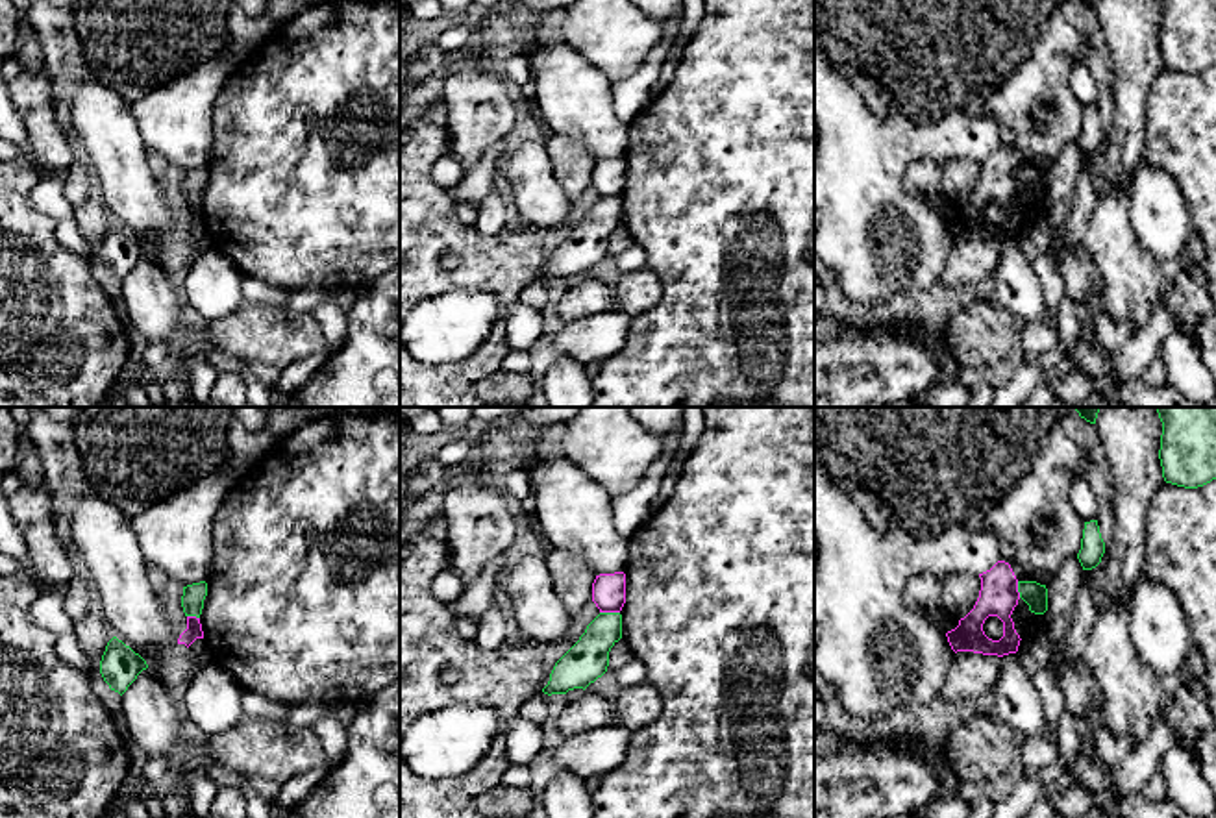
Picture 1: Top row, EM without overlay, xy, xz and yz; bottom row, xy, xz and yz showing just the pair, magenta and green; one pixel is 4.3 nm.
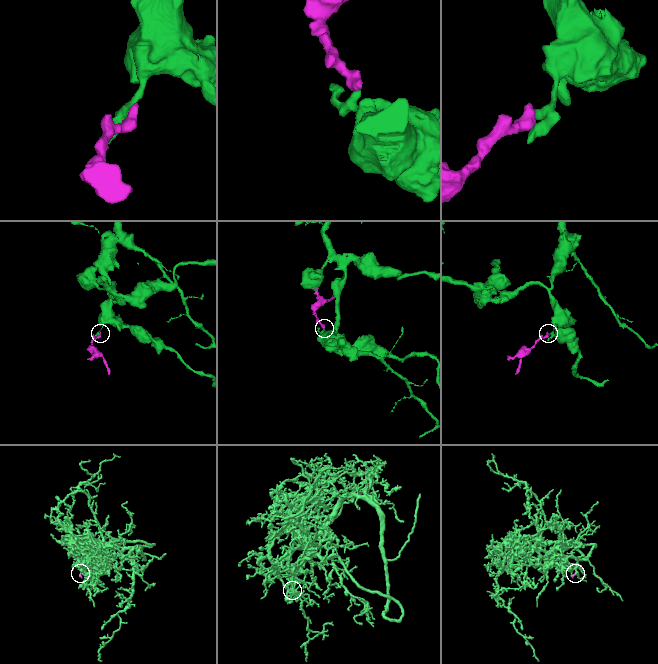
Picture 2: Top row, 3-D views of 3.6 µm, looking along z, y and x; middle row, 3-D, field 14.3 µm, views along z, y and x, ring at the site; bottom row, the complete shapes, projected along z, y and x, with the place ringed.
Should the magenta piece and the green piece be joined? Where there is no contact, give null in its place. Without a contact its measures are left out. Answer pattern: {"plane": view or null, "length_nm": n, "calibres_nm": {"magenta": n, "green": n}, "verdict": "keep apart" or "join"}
{"plane": "xz", "length_nm": 90, "calibres_nm": {"magenta": 140, "green": 180}, "verdict": "keep apart"}

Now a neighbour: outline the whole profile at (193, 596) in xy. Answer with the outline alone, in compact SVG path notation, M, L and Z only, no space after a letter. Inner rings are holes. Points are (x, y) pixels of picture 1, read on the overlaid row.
M205 581L183 587L181 607L185 616L200 618L205 596L207 596Z

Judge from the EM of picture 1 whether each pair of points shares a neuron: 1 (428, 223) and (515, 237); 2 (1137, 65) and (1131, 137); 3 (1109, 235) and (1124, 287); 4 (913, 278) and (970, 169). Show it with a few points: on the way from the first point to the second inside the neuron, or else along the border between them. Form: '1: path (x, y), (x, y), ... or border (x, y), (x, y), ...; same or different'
1: path (450, 234), (469, 247), (493, 247); same
2: path (1131, 84), (1131, 119); same
3: path (1113, 248), (1124, 267), (1124, 274); same
4: border (911, 195), (920, 202), (937, 202), (941, 206); different

